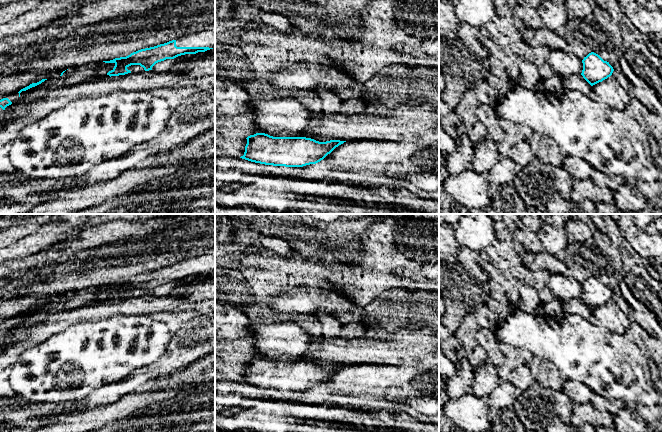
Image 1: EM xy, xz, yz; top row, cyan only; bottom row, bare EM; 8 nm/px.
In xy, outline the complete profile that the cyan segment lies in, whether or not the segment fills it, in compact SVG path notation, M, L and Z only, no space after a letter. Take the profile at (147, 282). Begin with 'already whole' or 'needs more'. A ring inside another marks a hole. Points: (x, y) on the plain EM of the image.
needs more; M215 248L176 264L169 265L154 271L145 272L131 277L126 281L115 282L105 287L114 287L114 292L107 297L119 300L131 297L127 292L131 289L140 289L145 295L166 283L174 283L185 278L196 278L215 272Z

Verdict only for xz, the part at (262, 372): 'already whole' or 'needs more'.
already whole

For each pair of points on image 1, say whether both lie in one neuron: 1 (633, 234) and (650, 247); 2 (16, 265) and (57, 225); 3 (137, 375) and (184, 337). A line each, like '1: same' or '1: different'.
1: same
2: different
3: same

